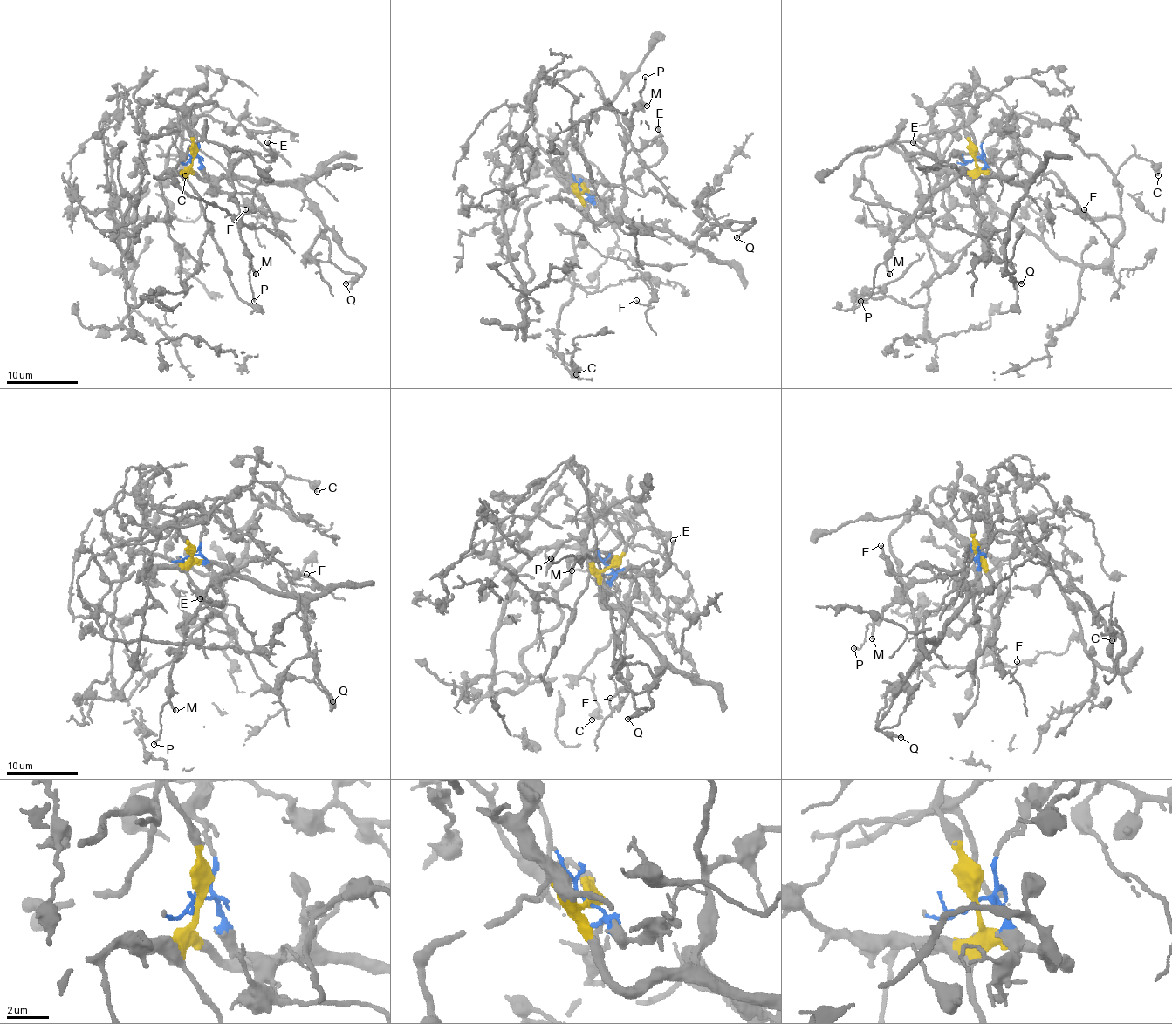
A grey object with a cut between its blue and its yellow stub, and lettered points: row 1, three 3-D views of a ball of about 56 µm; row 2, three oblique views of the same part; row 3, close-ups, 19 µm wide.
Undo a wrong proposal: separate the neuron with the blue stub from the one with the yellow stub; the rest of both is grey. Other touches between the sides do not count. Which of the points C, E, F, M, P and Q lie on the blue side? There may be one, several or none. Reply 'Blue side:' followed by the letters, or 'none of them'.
Blue side: C, F

